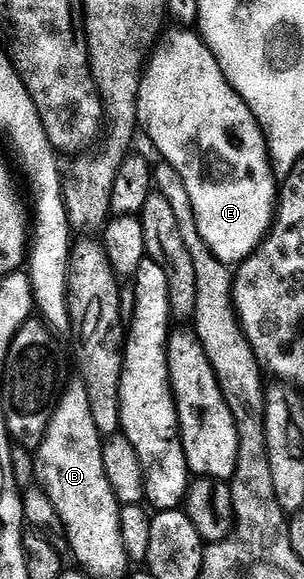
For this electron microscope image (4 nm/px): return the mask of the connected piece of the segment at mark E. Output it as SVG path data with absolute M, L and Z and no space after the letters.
M176 29L173 33L163 34L148 58L141 79L137 115L139 124L144 129L148 128L153 147L164 156L161 158L182 175L182 183L186 183L186 191L194 207L198 231L206 247L210 247L213 255L224 265L239 266L264 242L272 228L278 204L278 177L268 155L268 138L264 136L258 119L238 91L234 91L218 59L204 44L199 32L187 33L184 29Z

